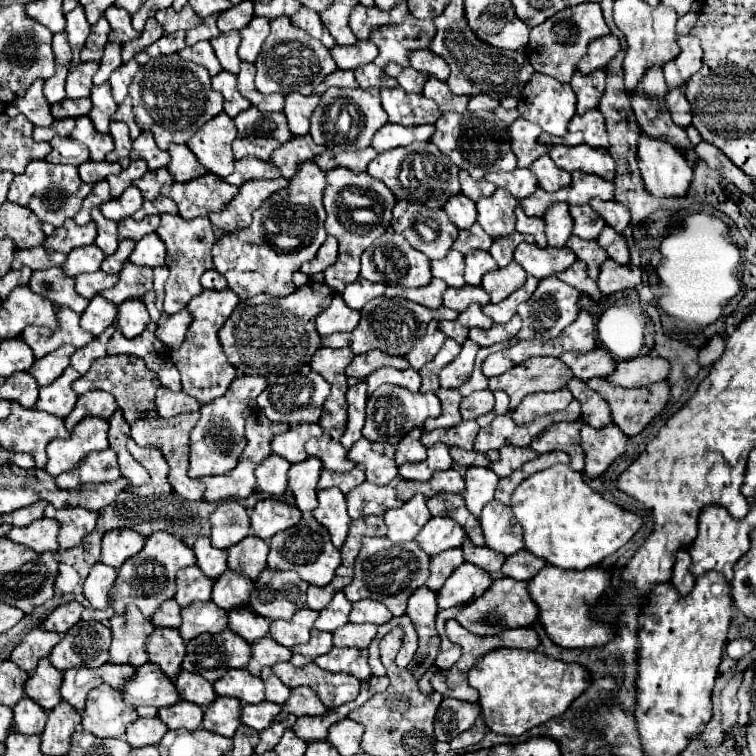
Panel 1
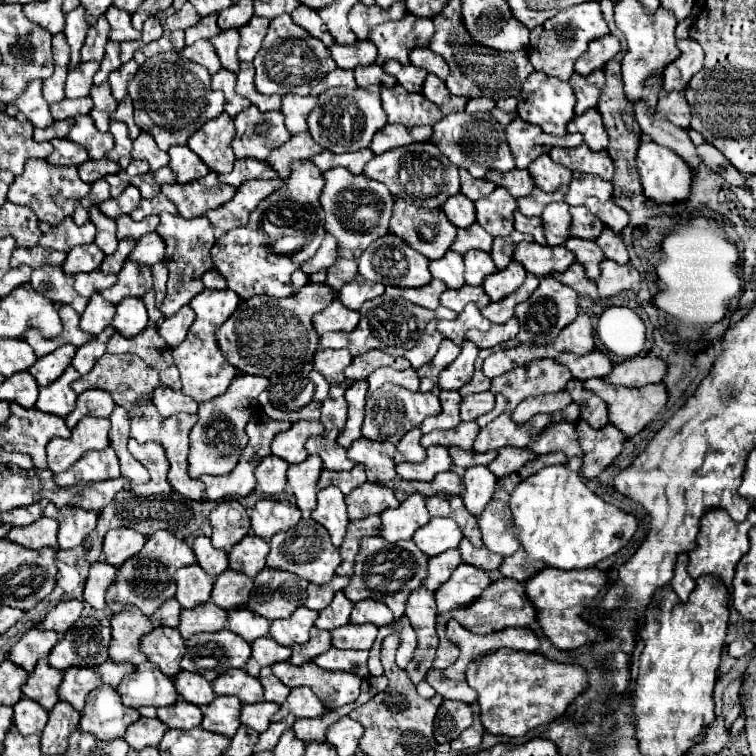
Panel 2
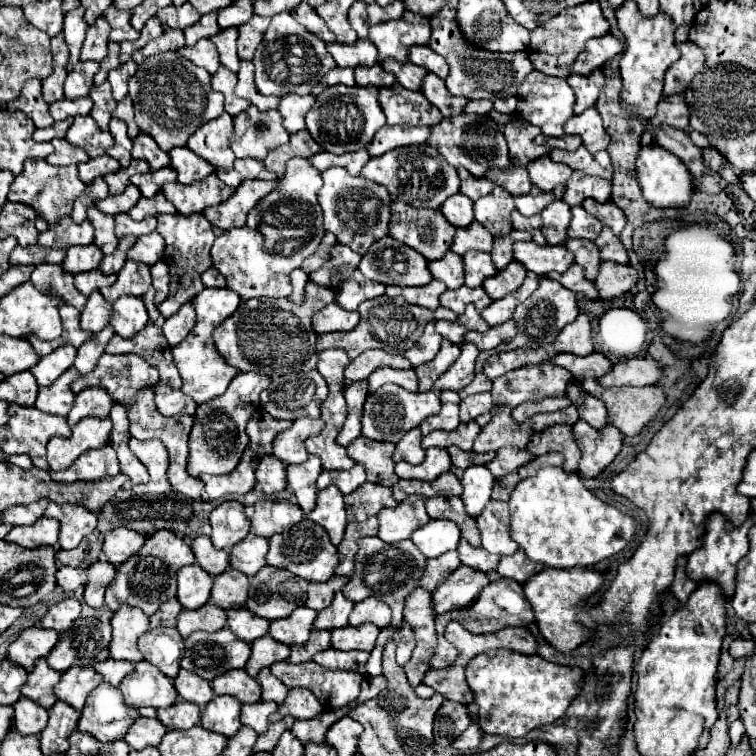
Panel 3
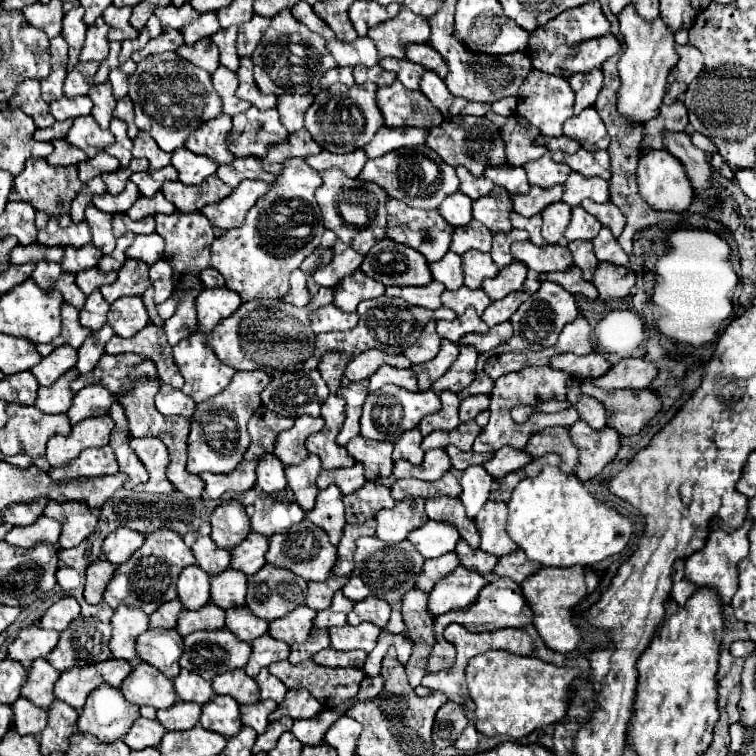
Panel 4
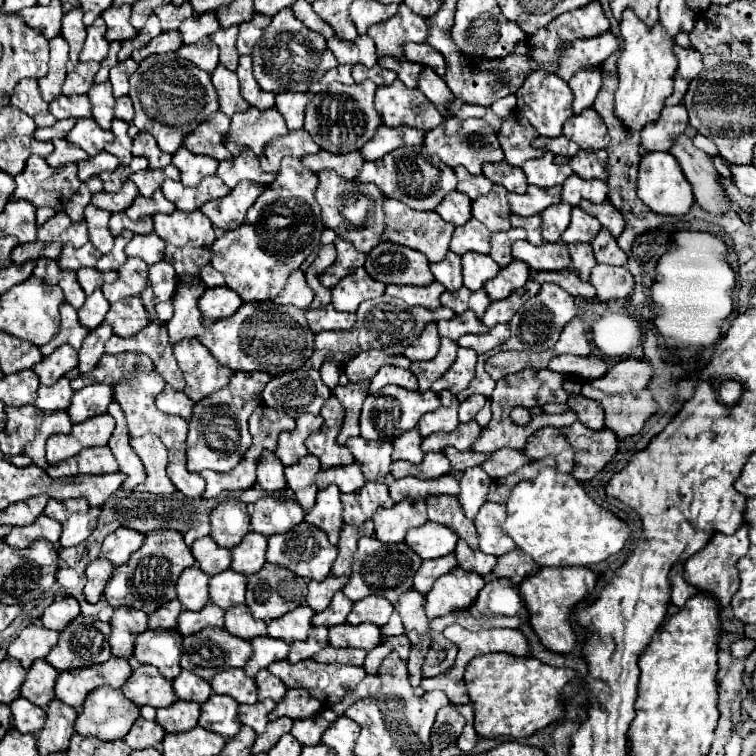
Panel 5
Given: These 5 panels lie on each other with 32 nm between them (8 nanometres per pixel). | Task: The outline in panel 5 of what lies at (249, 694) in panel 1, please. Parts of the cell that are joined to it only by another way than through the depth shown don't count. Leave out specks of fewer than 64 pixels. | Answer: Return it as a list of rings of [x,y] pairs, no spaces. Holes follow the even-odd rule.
[[[228,668],[224,672],[218,672],[212,680],[212,690],[216,694],[228,694],[240,704],[256,704],[258,692],[252,678],[244,672],[244,668]]]

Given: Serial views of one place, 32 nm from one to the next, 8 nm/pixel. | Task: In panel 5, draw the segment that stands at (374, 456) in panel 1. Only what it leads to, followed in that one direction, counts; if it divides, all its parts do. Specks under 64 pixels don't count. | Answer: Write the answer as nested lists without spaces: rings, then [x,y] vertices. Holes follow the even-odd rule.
[[[360,436],[348,440],[346,444],[354,454],[354,460],[362,466],[362,474],[366,480],[384,482],[390,476],[392,464],[392,444],[390,442],[368,442]]]

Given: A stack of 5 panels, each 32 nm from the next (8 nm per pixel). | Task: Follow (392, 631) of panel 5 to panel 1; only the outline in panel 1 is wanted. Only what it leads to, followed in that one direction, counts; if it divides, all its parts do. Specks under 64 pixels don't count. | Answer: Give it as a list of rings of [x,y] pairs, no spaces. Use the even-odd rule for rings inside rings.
[[[364,538],[362,550],[356,556],[356,564],[354,564],[354,578],[344,588],[344,596],[350,602],[358,602],[364,598],[378,600],[386,604],[394,616],[402,616],[406,612],[408,596],[416,588],[426,584],[428,566],[430,566],[430,556],[422,552],[416,542],[394,544],[388,538]]]

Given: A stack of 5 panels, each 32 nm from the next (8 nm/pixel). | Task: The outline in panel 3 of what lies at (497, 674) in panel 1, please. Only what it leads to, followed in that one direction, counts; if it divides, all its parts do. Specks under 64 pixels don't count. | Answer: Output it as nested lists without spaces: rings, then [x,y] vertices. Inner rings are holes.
[[[506,649],[474,656],[466,666],[466,680],[478,704],[480,730],[484,734],[506,734],[510,738],[522,738],[530,730],[562,718],[580,692],[582,678],[584,672],[580,668],[558,666],[540,656],[524,656]]]

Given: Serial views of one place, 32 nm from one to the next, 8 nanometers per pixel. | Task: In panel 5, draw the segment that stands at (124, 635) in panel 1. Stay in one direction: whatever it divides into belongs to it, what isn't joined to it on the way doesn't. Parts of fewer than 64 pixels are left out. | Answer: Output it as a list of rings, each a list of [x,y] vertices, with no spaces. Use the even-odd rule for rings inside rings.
[[[120,606],[114,610],[112,614],[112,634],[110,634],[110,648],[112,654],[118,658],[132,658],[134,652],[134,640],[138,634],[142,634],[148,626],[146,626],[146,612],[134,610],[134,608],[126,608]]]

